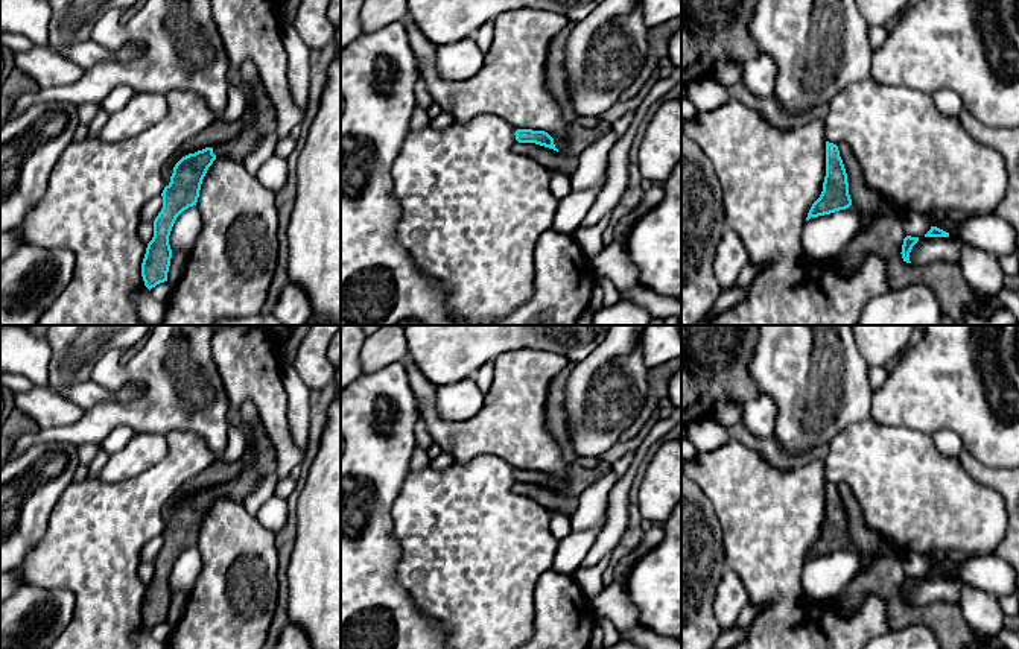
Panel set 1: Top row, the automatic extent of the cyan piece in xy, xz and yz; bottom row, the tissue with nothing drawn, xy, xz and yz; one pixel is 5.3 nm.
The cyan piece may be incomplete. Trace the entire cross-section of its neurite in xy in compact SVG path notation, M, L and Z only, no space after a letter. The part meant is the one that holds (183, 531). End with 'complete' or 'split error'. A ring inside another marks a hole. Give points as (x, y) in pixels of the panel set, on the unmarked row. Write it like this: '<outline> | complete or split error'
M245 401L239 412L252 432L252 444L246 445L243 456L243 471L228 483L189 494L175 505L170 523L161 533L163 549L154 561L154 578L148 584L141 603L141 617L149 631L167 622L172 567L184 550L196 546L202 520L213 502L216 499L243 502L262 477L277 471L275 450L262 426L257 407L251 401Z | split error

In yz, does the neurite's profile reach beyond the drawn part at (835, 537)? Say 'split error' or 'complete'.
complete

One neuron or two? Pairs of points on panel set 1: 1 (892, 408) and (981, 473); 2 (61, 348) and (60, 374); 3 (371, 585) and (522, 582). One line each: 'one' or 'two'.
1: two
2: one
3: two

